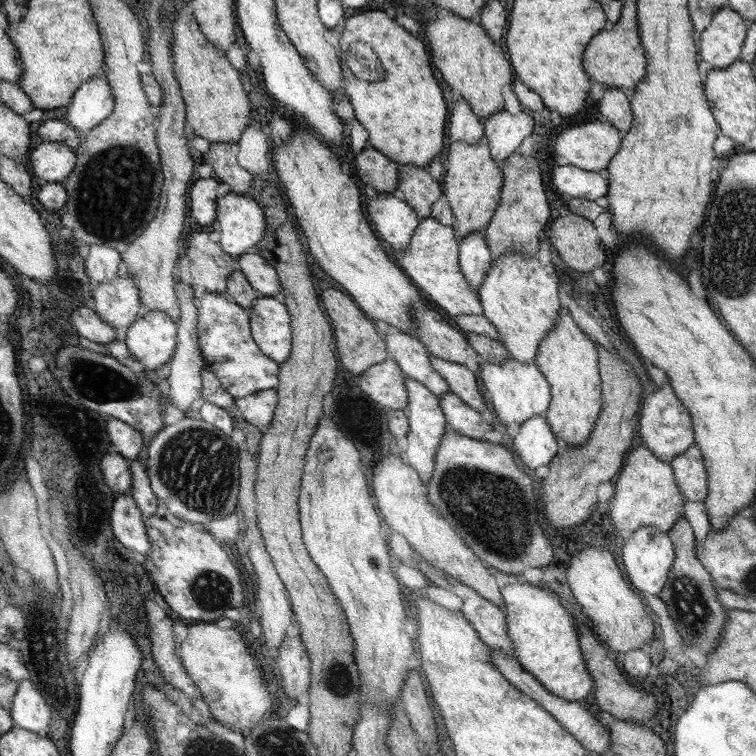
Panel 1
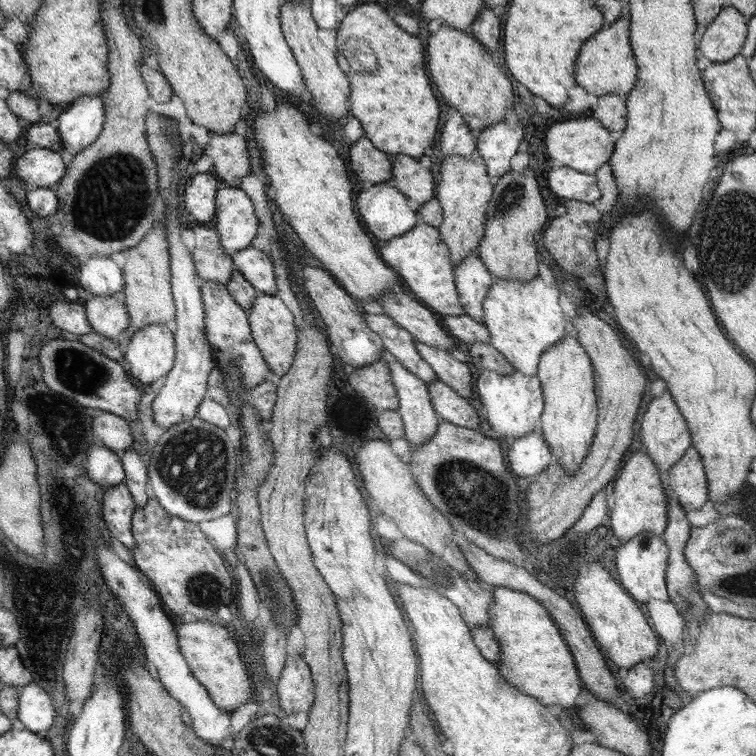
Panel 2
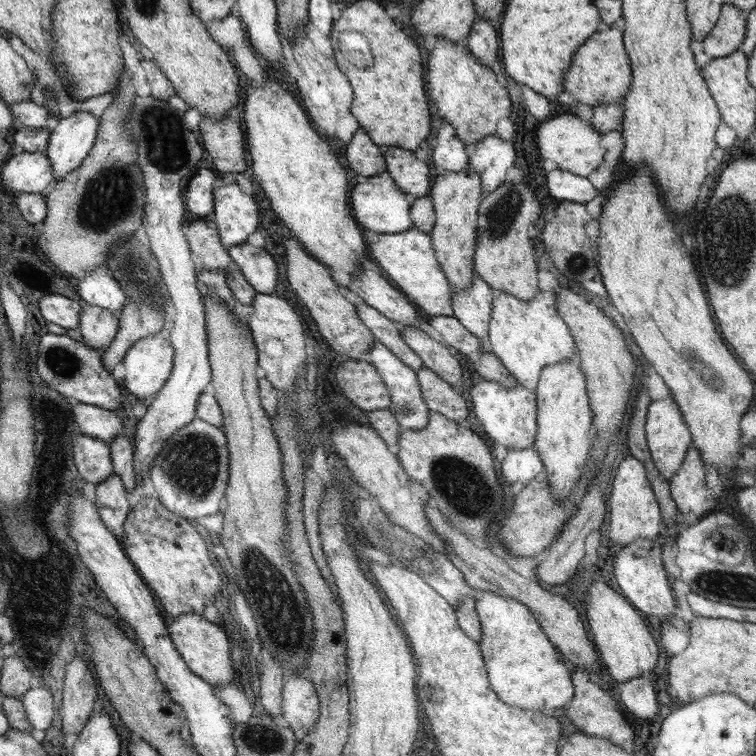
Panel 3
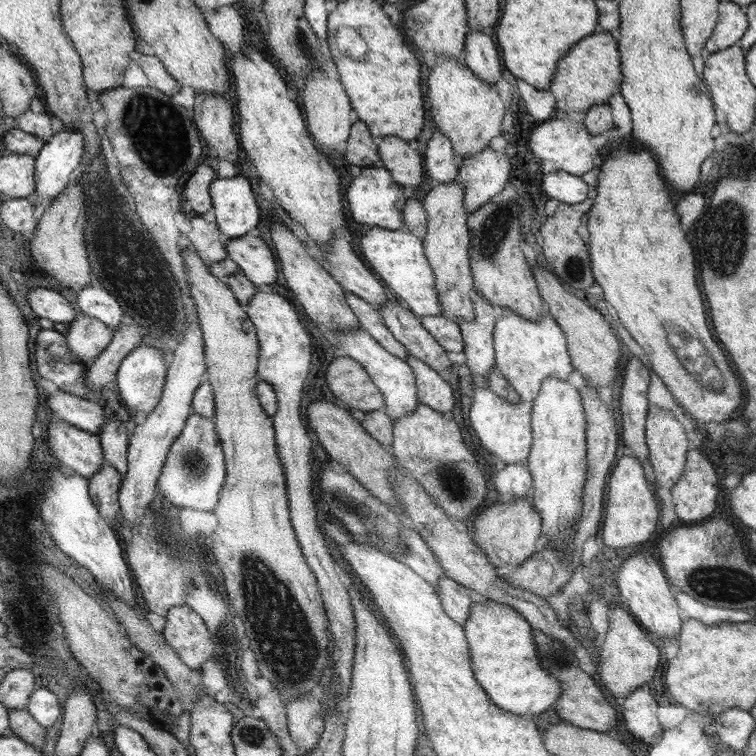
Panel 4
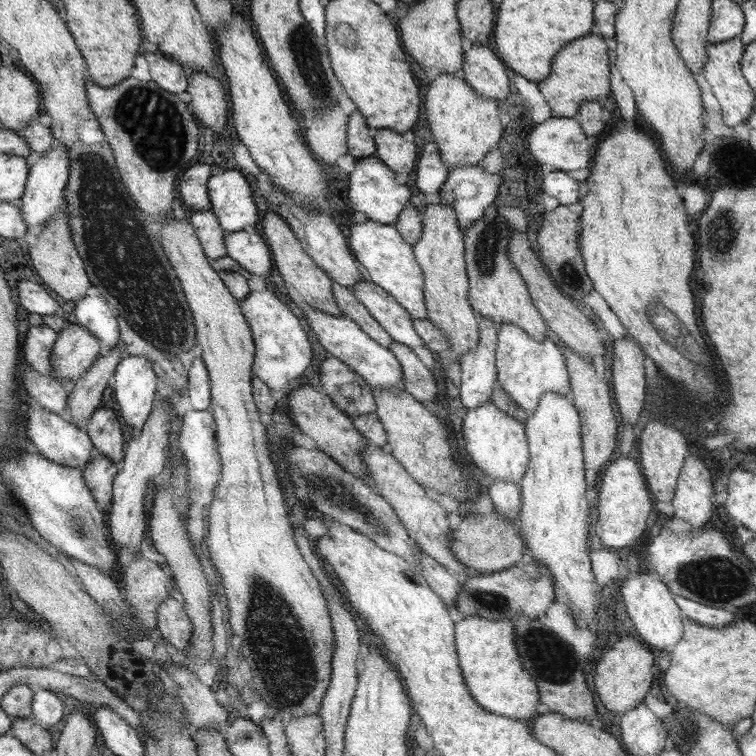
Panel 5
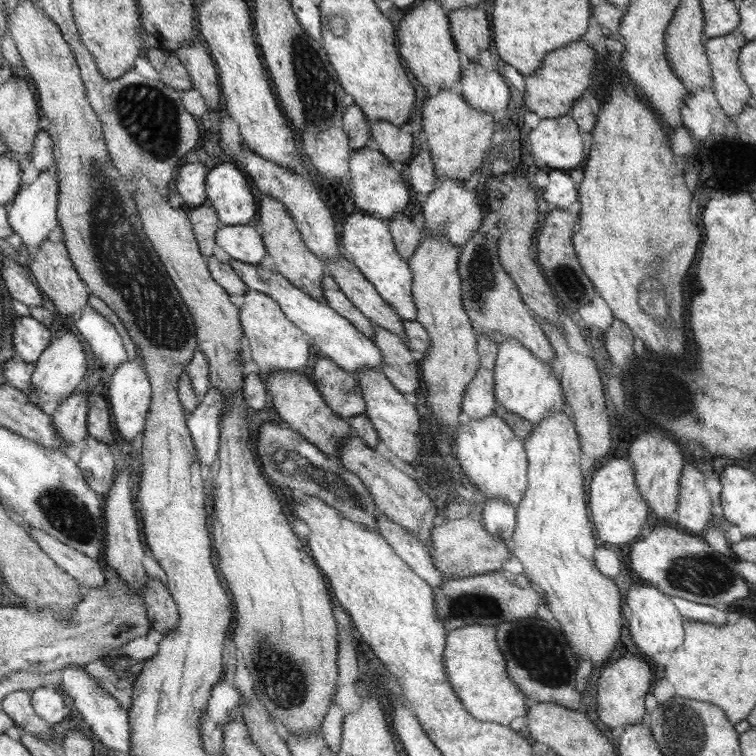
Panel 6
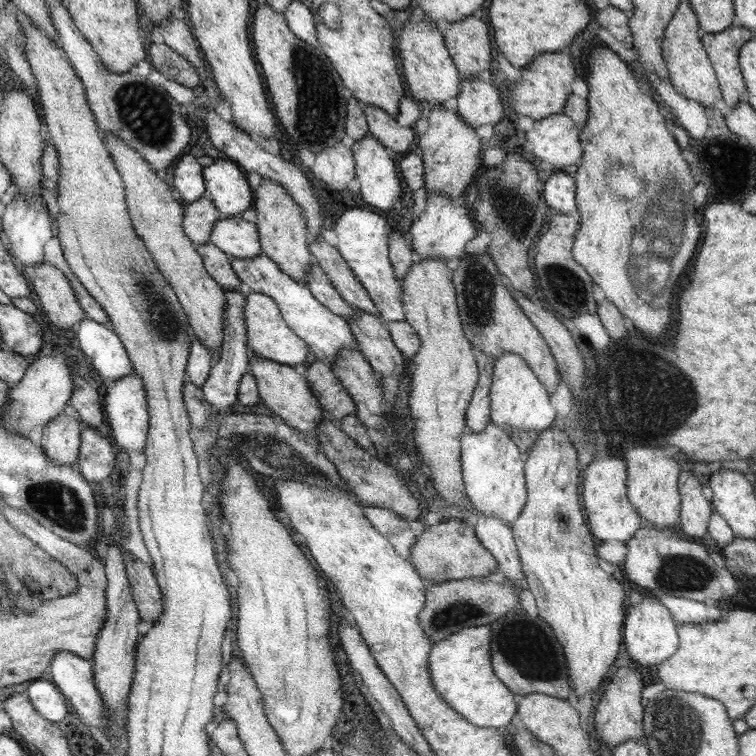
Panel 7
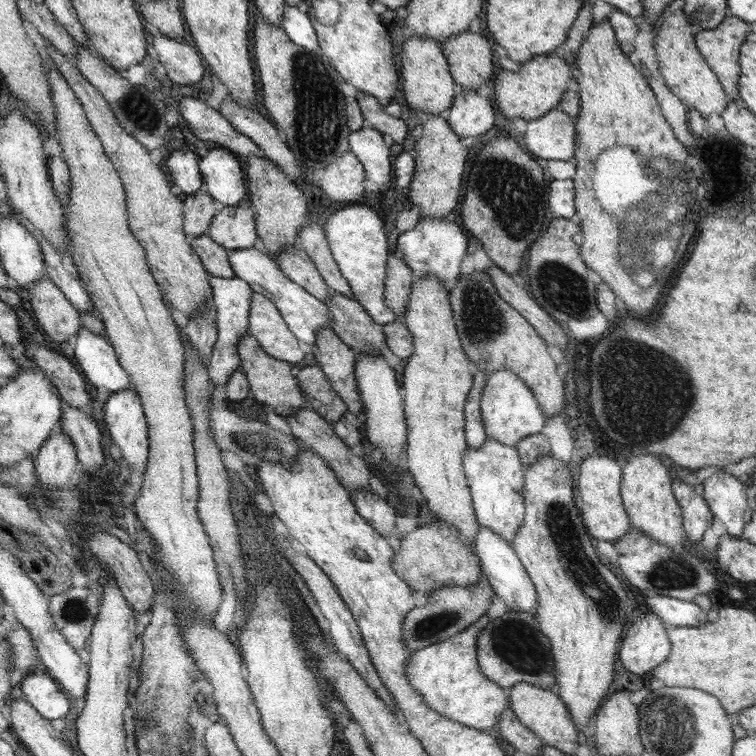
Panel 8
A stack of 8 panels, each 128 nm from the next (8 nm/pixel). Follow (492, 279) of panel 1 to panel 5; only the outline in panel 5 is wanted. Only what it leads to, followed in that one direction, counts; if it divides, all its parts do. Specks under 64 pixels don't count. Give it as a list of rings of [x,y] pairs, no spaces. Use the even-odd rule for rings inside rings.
[[[512,323],[498,326],[495,365],[497,383],[528,414],[532,414],[538,409],[539,400],[543,394],[553,392],[566,395],[571,390],[568,366],[556,340],[548,336],[539,342],[522,327]]]

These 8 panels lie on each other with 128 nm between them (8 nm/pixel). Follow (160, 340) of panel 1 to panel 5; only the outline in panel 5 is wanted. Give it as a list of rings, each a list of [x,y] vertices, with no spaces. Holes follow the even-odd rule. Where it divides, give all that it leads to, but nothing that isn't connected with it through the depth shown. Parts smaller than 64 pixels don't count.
[[[129,355],[118,363],[111,385],[114,390],[114,400],[117,401],[116,408],[120,410],[124,422],[139,432],[151,416],[151,411],[158,398],[158,389],[161,386],[159,375],[154,369],[154,363],[146,356]]]

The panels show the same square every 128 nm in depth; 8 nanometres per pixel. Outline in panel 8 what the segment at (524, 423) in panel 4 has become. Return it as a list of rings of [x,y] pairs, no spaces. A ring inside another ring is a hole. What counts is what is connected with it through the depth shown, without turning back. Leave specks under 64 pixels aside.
[[[489,436],[482,446],[468,446],[466,456],[463,458],[463,470],[471,487],[471,498],[474,500],[475,515],[479,524],[493,530],[496,534],[499,534],[500,538],[505,538],[505,541],[510,543],[514,541],[516,532],[518,532],[524,520],[525,500],[523,486],[526,469],[527,467],[523,465],[516,447],[506,446],[494,438],[489,438]]]

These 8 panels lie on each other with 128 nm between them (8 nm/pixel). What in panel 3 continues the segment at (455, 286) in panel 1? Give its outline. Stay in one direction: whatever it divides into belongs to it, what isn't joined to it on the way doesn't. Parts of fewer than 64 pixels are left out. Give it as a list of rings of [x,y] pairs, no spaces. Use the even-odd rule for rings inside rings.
[[[413,226],[398,234],[379,234],[378,242],[371,244],[372,264],[382,269],[400,288],[416,308],[430,316],[453,316],[450,285],[442,267],[434,257],[431,235]]]

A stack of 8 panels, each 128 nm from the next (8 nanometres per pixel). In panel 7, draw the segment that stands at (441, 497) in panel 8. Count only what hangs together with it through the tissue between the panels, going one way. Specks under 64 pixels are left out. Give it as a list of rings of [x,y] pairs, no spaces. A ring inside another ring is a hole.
[[[428,259],[414,263],[402,282],[401,301],[405,321],[415,329],[420,337],[419,351],[412,357],[410,364],[410,393],[408,408],[414,424],[414,446],[422,464],[428,466],[436,492],[444,502],[461,506],[467,501],[466,483],[462,473],[462,436],[467,430],[465,412],[470,405],[479,379],[479,368],[474,355],[474,345],[466,338],[463,321],[459,314],[454,275],[448,270],[446,261]]]

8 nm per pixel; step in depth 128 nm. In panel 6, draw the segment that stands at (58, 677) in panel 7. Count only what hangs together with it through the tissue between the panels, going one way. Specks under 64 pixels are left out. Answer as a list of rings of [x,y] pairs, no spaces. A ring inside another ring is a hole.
[[[67,666],[61,670],[61,686],[68,694],[73,707],[80,712],[86,724],[109,749],[128,752],[130,750],[130,723],[124,707],[83,666]]]

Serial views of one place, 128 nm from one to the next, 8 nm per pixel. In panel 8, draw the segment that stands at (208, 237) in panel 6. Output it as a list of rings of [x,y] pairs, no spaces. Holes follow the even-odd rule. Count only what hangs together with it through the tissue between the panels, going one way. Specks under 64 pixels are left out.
[[[207,191],[184,196],[183,229],[195,237],[208,235],[211,222],[224,204],[211,197]]]

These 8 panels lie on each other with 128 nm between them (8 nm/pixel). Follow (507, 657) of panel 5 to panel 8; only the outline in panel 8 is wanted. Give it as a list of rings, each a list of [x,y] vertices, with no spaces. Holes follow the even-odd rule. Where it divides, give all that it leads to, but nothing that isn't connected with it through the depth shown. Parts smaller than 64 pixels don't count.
[[[490,614],[481,616],[455,637],[415,651],[407,664],[407,677],[410,678],[411,686],[423,695],[424,702],[432,710],[444,715],[444,718],[486,732],[490,732],[500,722],[503,710],[510,704],[510,697],[508,700],[499,683],[484,676],[479,664],[478,639],[490,620]]]

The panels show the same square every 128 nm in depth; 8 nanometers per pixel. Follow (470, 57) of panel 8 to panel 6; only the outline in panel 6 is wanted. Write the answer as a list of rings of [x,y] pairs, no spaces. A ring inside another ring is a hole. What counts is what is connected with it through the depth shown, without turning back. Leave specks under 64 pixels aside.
[[[467,6],[450,12],[450,29],[455,46],[468,60],[477,60],[476,56],[486,50],[492,38],[490,20],[482,6]]]

